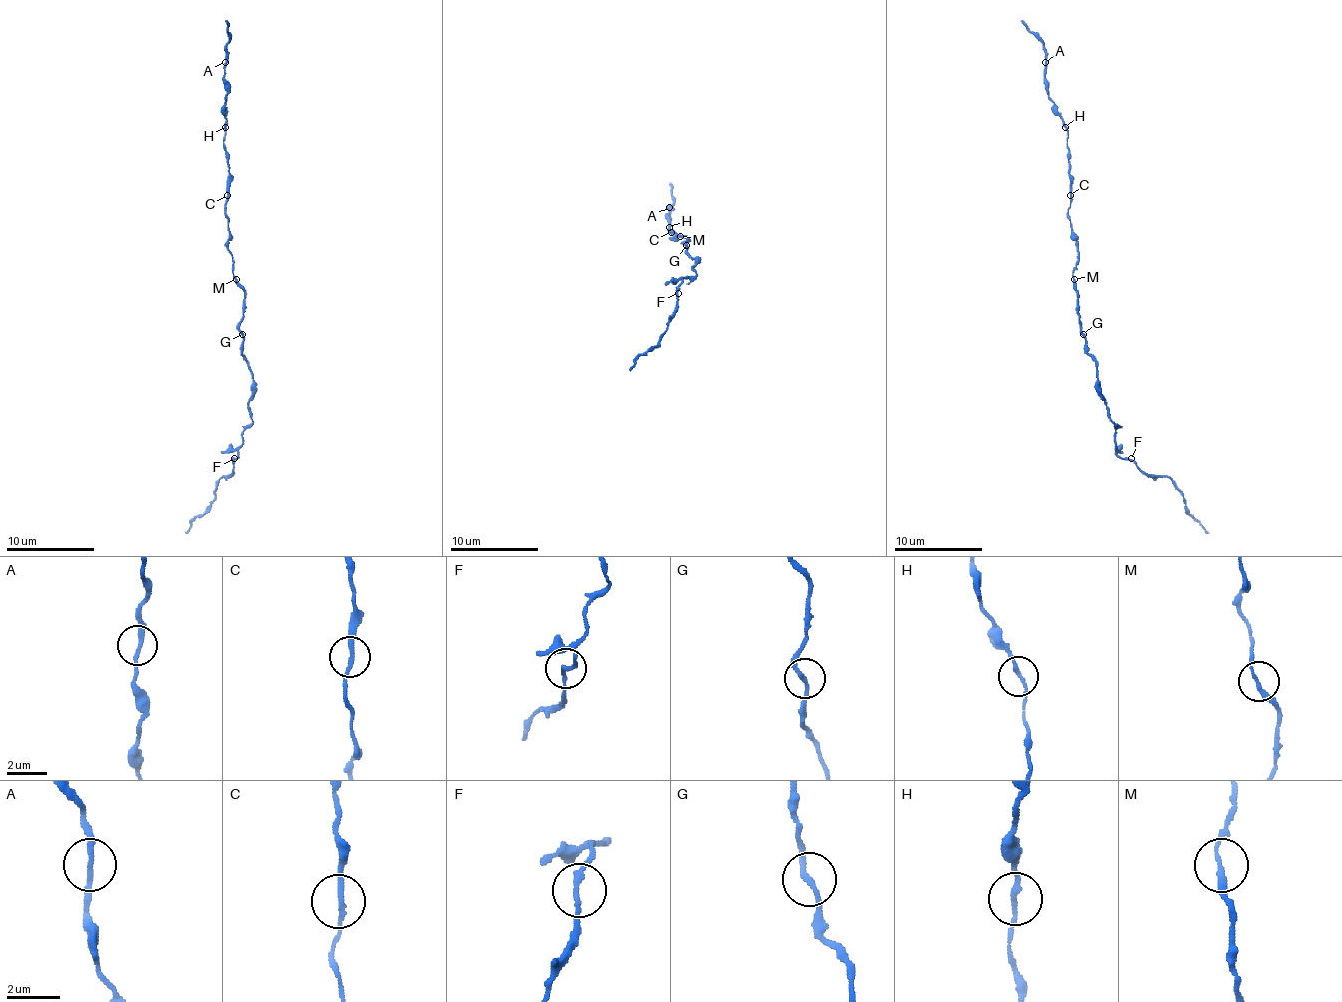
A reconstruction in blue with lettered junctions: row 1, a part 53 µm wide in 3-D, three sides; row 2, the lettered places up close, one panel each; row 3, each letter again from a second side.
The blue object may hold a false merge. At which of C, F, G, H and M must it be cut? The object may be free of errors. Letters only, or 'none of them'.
none of them

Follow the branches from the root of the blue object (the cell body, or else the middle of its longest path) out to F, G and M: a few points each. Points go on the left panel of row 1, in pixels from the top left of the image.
F: (242, 303), (238, 331), (253, 380), (253, 397), (249, 401), (251, 423), (242, 432), (242, 445), (234, 458)
G: (242, 303), (242, 320), (238, 327), (242, 334)
M: (242, 303), (245, 290), (236, 279)

